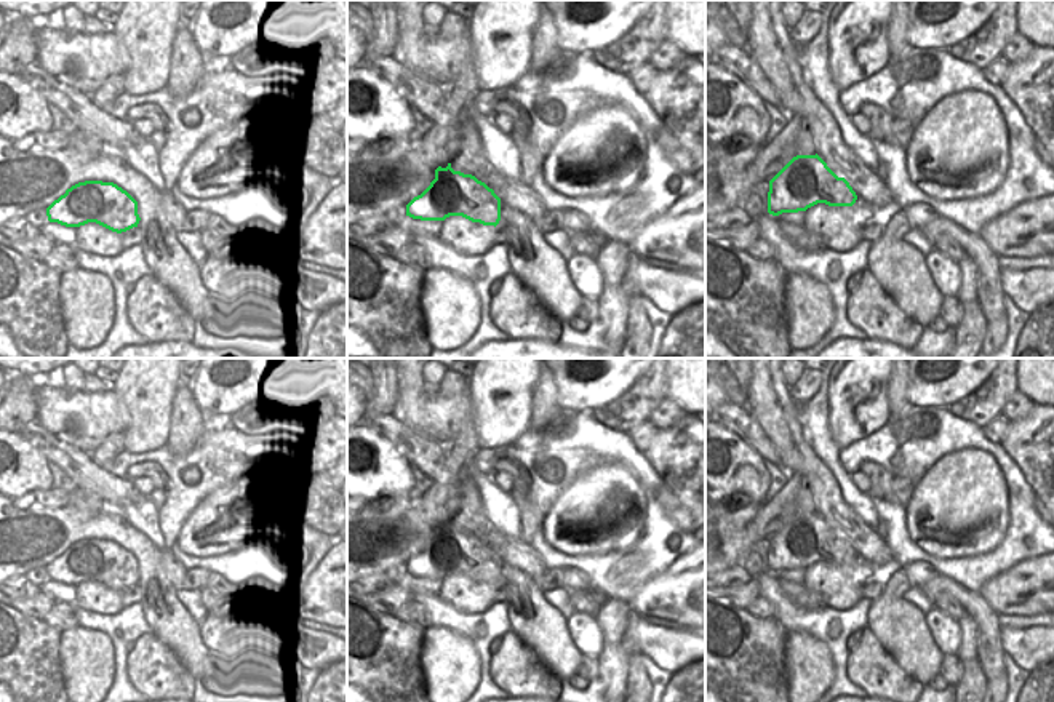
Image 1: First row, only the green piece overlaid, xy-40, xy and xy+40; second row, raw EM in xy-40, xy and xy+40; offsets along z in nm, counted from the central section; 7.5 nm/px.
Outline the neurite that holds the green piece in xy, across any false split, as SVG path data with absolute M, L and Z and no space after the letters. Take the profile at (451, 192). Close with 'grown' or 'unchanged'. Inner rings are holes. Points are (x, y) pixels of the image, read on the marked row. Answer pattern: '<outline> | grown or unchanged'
M451 163L435 170L430 185L406 205L406 216L421 221L445 221L462 216L483 225L501 221L501 198L472 174L454 171Z | unchanged

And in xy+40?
M817 154L796 155L769 181L768 213L798 213L817 203L852 206L856 200L849 182L838 177Z | unchanged

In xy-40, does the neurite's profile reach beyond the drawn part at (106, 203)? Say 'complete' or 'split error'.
complete

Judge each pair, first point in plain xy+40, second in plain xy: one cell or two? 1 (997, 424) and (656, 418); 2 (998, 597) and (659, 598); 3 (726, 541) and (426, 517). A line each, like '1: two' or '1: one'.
1: two
2: one
3: one

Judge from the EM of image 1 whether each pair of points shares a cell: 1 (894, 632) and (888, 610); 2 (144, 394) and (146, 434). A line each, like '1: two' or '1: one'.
1: one
2: one

